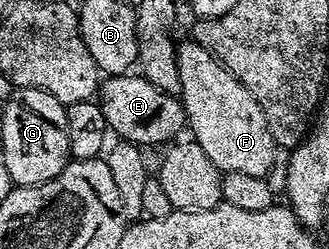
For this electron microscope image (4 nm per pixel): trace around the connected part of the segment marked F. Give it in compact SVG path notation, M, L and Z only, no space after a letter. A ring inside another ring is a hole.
M192 39L180 42L177 49L180 75L180 100L184 105L188 130L192 140L210 157L212 164L222 173L248 173L251 177L265 177L274 162L277 148L267 125L266 115L259 108L254 94L226 69L208 47Z

